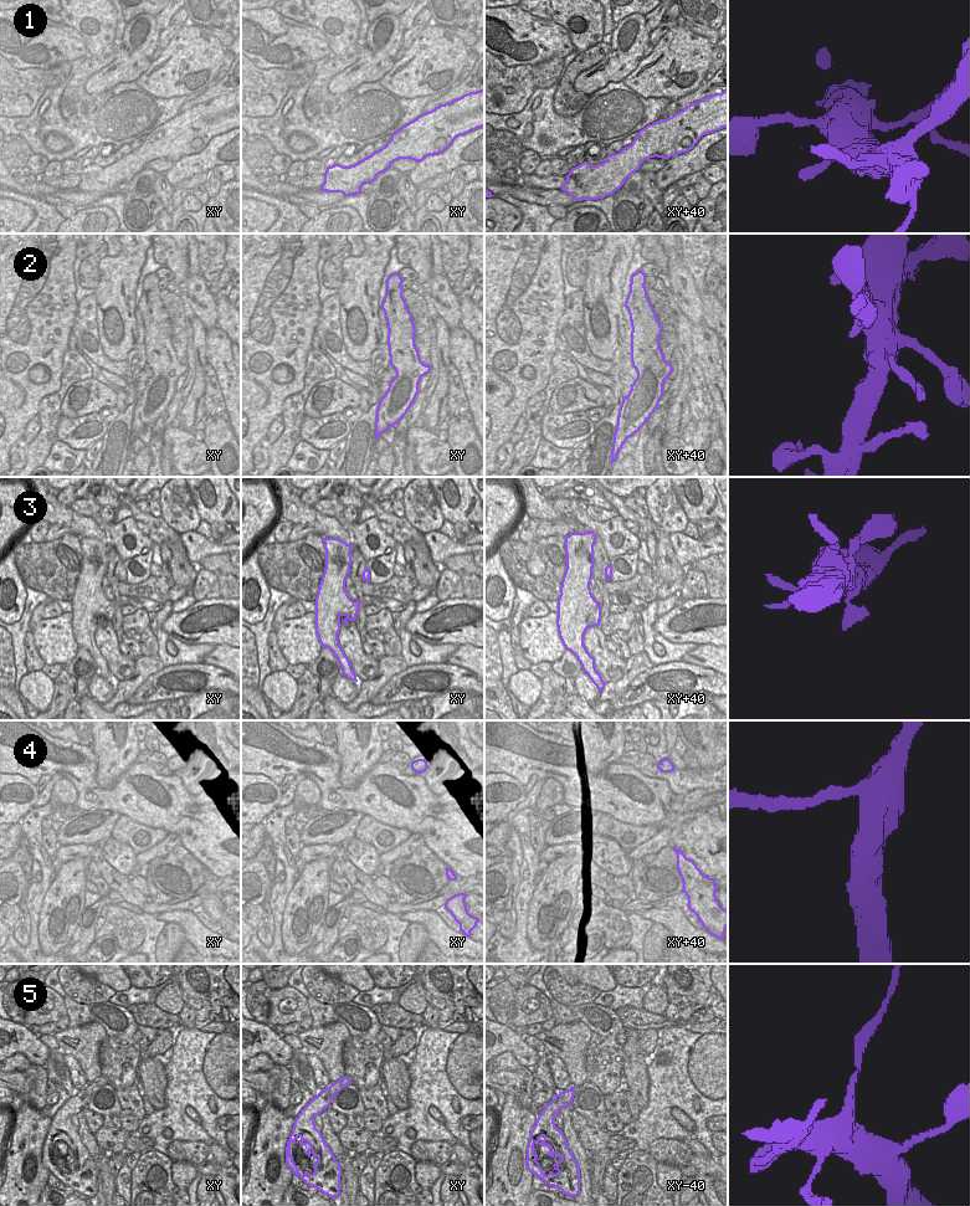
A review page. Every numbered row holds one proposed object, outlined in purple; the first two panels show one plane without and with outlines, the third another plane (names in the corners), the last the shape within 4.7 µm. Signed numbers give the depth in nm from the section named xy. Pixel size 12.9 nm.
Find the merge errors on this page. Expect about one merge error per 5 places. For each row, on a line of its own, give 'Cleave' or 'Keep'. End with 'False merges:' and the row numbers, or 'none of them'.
1: Keep
2: Keep
3: Keep
4: Keep
5: Cleave
False merges: 5

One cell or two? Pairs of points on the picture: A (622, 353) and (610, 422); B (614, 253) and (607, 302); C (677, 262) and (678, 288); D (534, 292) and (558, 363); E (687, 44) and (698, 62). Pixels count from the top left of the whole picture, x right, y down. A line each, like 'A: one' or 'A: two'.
A: one
B: one
C: one
D: two
E: one

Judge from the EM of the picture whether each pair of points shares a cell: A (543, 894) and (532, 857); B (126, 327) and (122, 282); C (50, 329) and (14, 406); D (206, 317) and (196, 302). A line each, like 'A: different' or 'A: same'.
A: different
B: same
C: same
D: same

